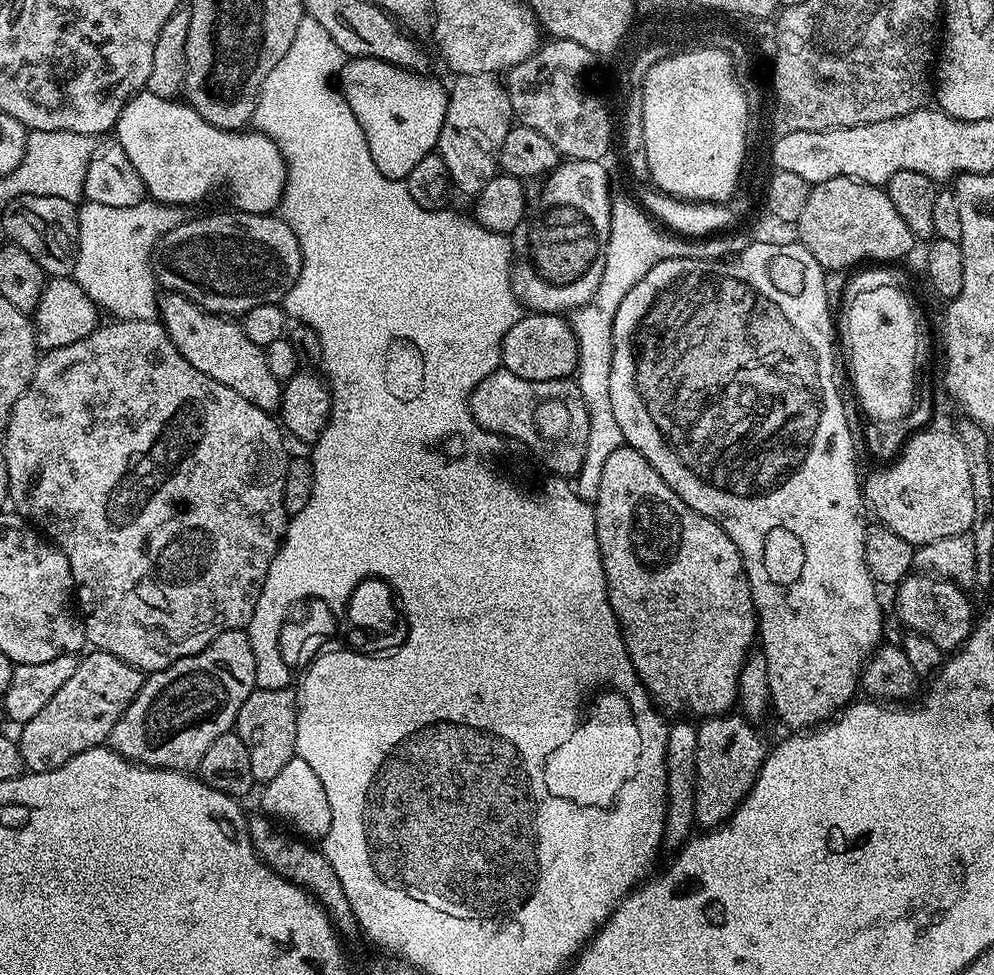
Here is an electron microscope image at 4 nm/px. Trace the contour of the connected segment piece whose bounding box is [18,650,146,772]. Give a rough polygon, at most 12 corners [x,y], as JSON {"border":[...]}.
{"border":[[95,650],[19,729],[28,772],[101,747],[144,685]]}

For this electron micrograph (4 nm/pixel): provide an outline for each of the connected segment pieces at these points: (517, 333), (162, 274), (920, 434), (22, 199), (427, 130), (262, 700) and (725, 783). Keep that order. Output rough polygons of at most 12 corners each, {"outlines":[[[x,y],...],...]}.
{"outlines":[[[521,315],[500,343],[506,371],[567,380],[579,348],[563,315]],[[279,215],[185,219],[152,275],[207,312],[280,304],[300,276]],[[920,430],[862,480],[867,507],[914,546],[974,522],[959,435]],[[19,196],[3,208],[8,240],[49,277],[75,273],[73,201]],[[374,58],[338,73],[374,166],[404,180],[440,143],[448,92]],[[257,686],[234,731],[253,781],[296,756],[298,697]],[[740,714],[696,728],[695,823],[723,825],[766,747]]]}

